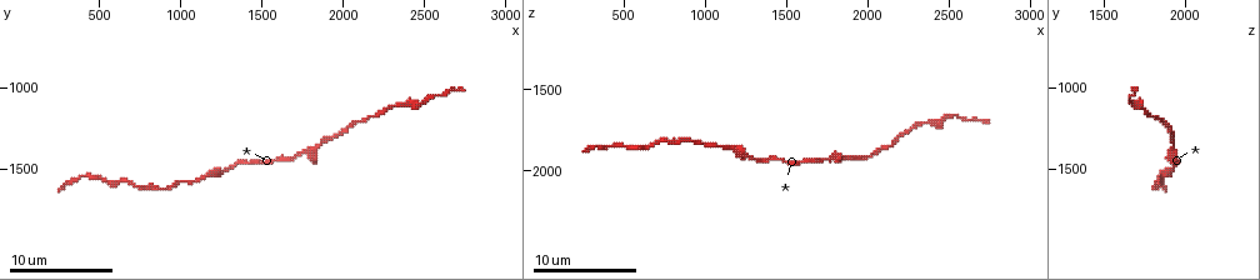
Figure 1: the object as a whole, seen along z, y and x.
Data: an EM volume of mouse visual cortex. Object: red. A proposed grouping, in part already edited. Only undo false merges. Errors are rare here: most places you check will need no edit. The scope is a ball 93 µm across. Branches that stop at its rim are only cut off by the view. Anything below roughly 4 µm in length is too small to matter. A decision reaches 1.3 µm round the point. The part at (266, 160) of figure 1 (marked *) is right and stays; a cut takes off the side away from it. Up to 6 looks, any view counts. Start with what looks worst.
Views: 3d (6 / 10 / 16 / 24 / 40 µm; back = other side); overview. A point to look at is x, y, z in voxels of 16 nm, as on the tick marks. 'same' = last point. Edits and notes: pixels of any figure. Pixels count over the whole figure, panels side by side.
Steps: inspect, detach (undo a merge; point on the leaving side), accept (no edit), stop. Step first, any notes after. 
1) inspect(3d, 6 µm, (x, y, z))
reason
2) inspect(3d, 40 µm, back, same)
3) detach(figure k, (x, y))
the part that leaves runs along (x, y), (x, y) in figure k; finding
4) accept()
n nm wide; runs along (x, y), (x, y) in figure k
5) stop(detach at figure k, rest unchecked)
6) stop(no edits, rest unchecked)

inspect(3d, 6 µm, (900, 1640, 1820))
sudden change in width

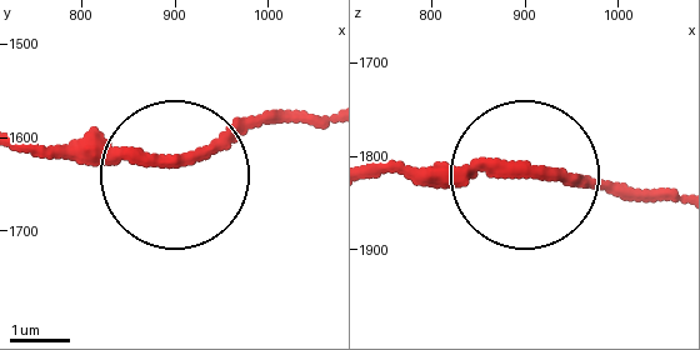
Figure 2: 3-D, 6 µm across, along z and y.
accept()
200 nm wide; all the same neuron

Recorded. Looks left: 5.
inspect(3d, 6 µm, (1300, 1500, 1920))
calibre changes

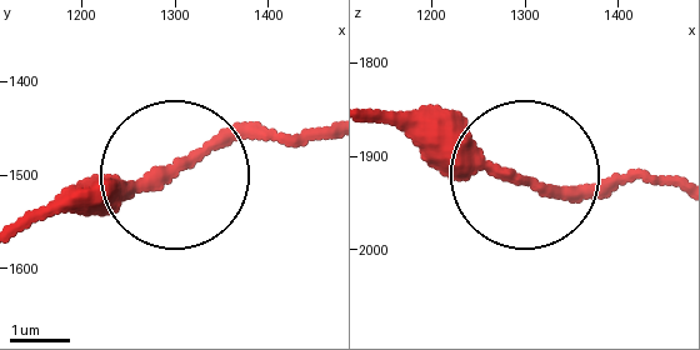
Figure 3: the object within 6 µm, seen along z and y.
accept()
one neuron here

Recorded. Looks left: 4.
inspect(3d, 10 µm, (2480, 1080, 1660))
calibre changes

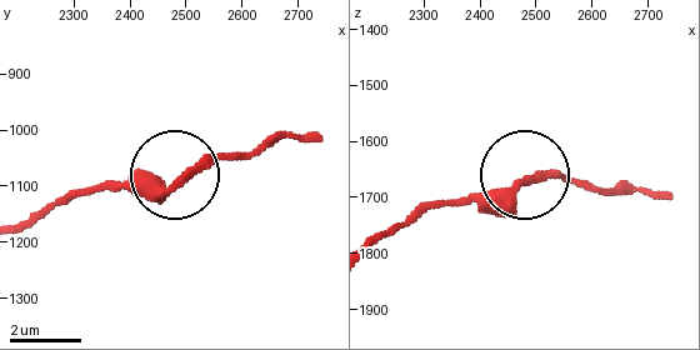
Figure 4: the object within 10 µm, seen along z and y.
accept()
290 nm wide; runs along (378, 243), (440, 206), (494, 200), (539, 174), (608, 191) in figure 4; one neuron here

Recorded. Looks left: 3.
stop(no edits, rest unchecked)

